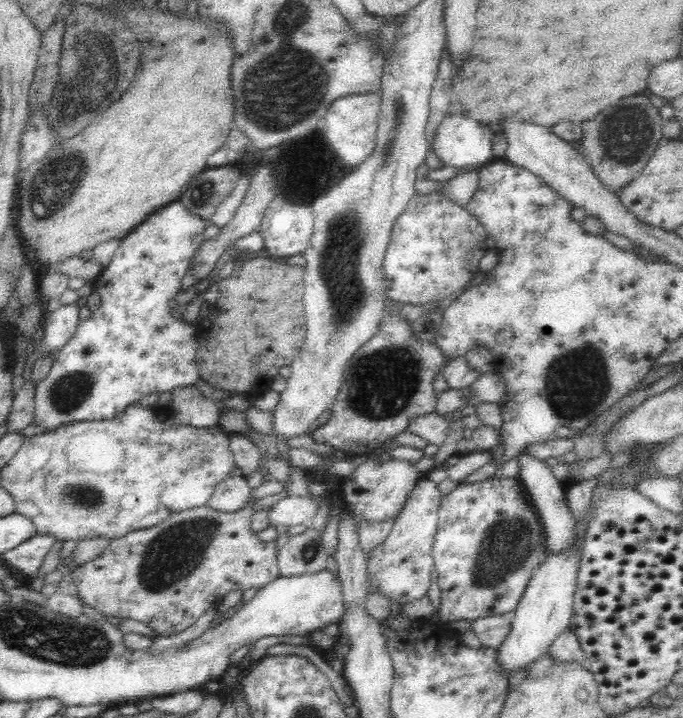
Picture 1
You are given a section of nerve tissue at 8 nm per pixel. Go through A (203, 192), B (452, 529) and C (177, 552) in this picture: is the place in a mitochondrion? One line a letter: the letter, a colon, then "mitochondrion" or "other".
A: mitochondrion
B: other
C: mitochondrion

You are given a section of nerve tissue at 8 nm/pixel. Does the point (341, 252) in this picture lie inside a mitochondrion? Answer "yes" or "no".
yes

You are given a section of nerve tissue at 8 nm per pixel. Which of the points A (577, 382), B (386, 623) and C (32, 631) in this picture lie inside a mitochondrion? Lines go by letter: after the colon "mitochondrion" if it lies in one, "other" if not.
A: mitochondrion
B: other
C: mitochondrion

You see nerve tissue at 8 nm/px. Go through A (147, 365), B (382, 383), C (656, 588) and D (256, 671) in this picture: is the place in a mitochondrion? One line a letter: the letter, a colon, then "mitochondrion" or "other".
A: other
B: mitochondrion
C: other
D: other

